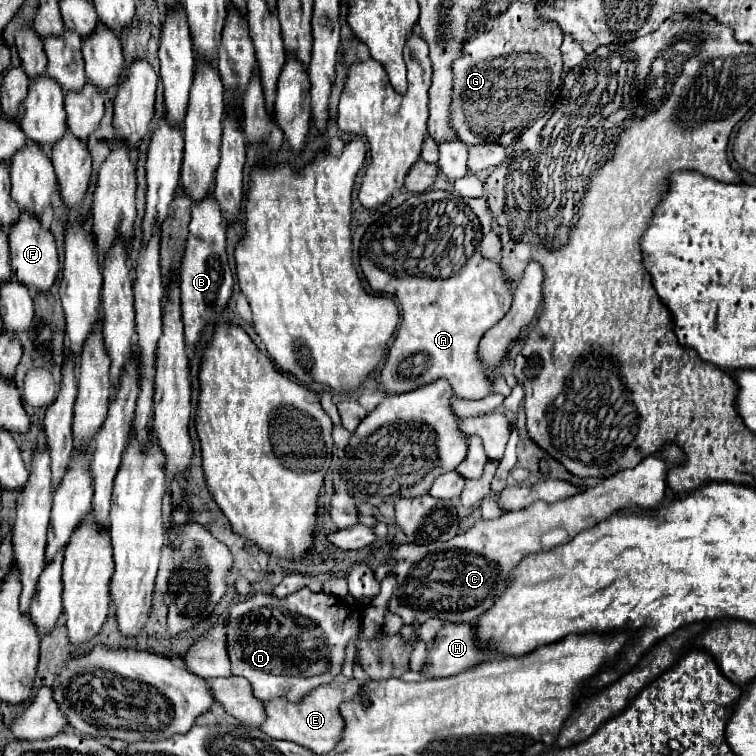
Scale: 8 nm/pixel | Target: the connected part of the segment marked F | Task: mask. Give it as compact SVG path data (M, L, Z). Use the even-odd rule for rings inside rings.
M22 211L18 223L10 229L10 261L12 261L12 271L14 279L22 283L28 289L34 289L36 293L46 293L56 281L56 275L60 271L58 263L58 251L56 243L50 231L42 229L38 219L34 215L28 215L28 211Z

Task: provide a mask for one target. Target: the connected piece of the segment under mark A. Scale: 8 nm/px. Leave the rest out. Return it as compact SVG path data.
M448 191L412 195L366 229L360 245L362 273L374 291L384 291L396 297L396 301L400 297L404 311L396 341L390 347L378 379L388 391L414 391L416 387L434 383L440 377L452 383L456 397L480 399L494 391L494 377L488 373L478 355L478 343L482 335L504 317L504 311L510 309L514 285L506 279L506 275L502 275L500 263L490 261L480 253L480 243L482 227L478 217L464 205L464 201L454 201L454 193Z

